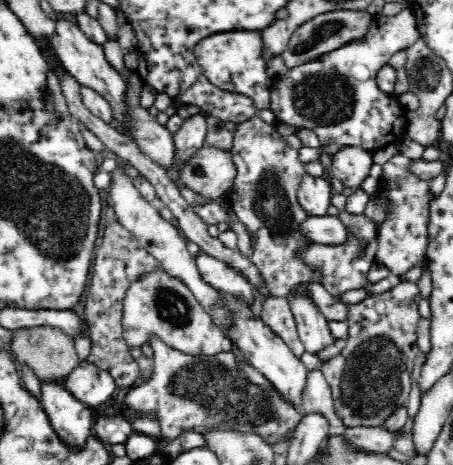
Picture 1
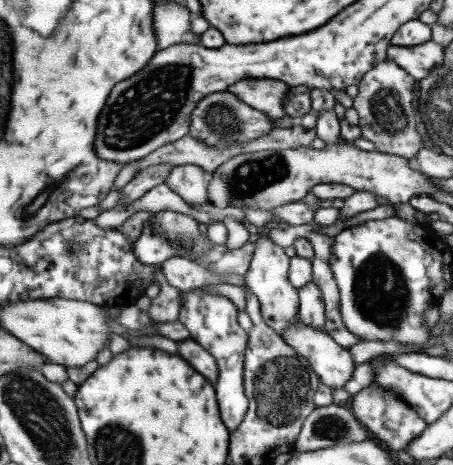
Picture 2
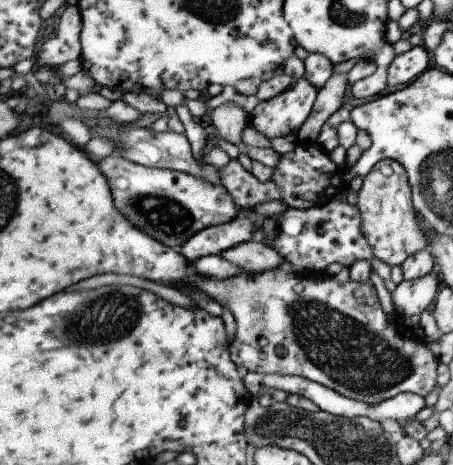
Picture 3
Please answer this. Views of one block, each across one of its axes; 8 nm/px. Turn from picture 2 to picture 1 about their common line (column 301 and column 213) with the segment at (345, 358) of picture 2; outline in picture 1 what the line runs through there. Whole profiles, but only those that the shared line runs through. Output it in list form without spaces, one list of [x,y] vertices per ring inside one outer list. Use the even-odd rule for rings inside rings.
[[[158,264],[152,270],[142,272],[128,288],[122,300],[122,338],[132,350],[158,338],[172,350],[182,350],[186,354],[218,354],[228,348],[226,336],[218,324],[214,324],[212,314],[198,302],[190,286]]]

